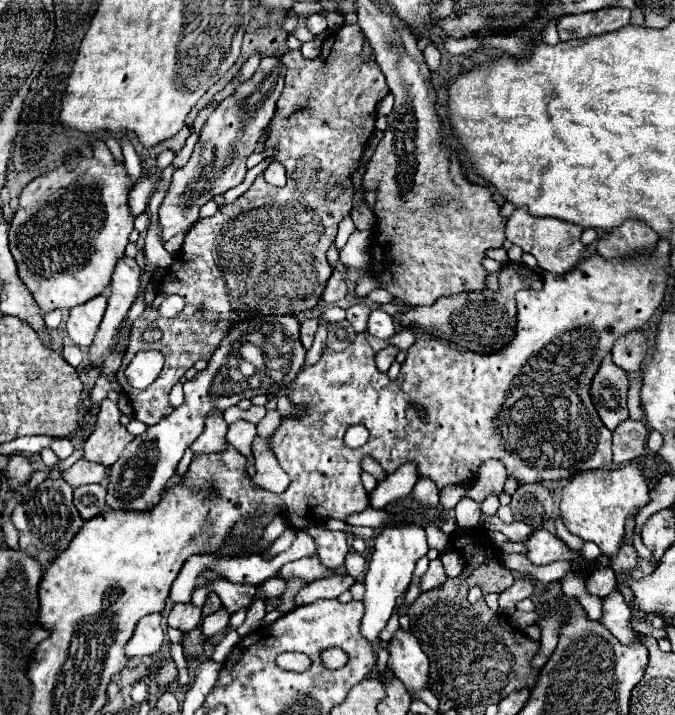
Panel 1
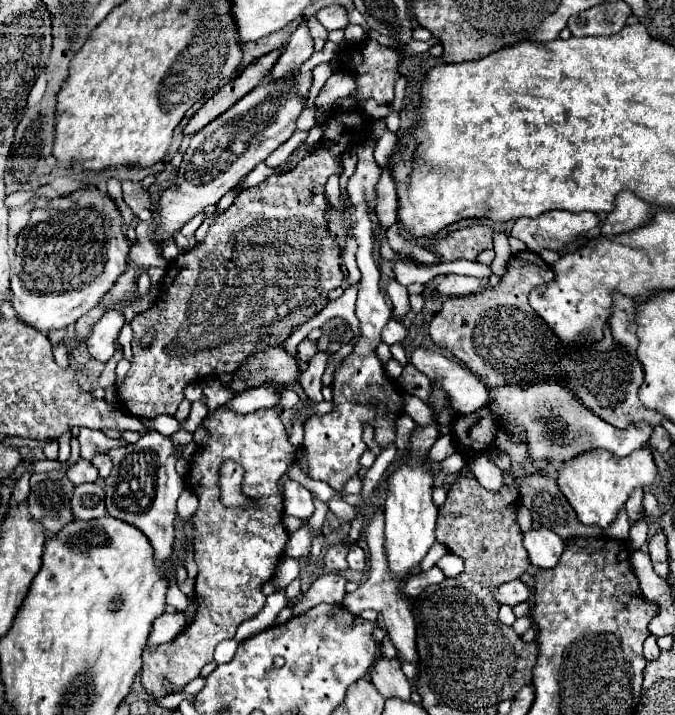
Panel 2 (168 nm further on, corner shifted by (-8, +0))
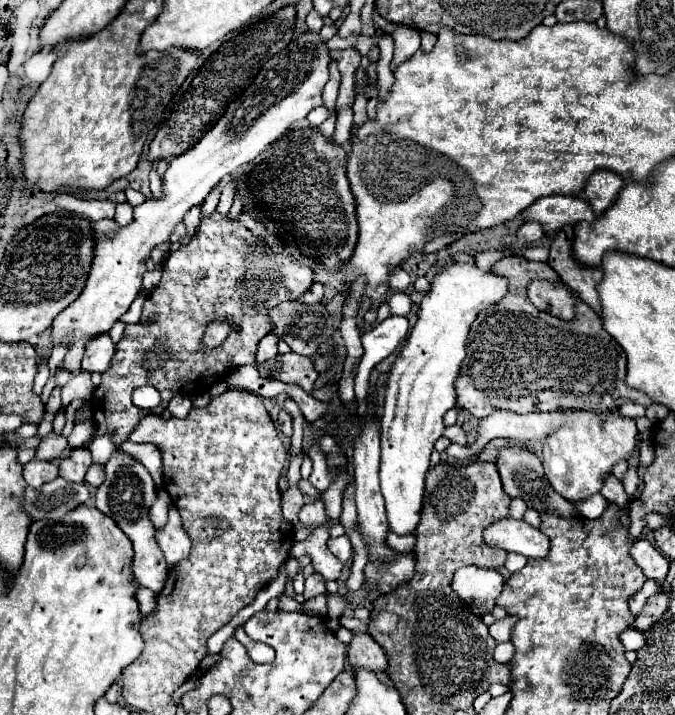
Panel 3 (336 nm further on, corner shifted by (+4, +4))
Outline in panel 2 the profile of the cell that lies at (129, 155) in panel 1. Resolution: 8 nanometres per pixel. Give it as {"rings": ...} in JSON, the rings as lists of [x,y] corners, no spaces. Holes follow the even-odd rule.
{"rings":[[[124,181],[122,183],[124,203],[134,211],[134,215],[142,221],[152,217],[152,195],[142,187],[142,181]]]}

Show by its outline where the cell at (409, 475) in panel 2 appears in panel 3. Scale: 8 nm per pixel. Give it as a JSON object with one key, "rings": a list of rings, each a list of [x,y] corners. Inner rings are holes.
{"rings":[[[474,261],[464,263],[448,263],[430,283],[430,291],[424,295],[418,321],[402,345],[394,365],[390,369],[386,381],[386,399],[384,411],[380,419],[380,439],[382,439],[382,463],[380,463],[380,487],[386,499],[386,513],[388,513],[388,527],[398,535],[414,533],[416,525],[420,523],[422,499],[424,499],[424,477],[430,467],[430,453],[434,449],[436,439],[442,437],[446,425],[444,415],[448,409],[456,405],[456,379],[460,371],[460,363],[466,357],[466,339],[470,333],[470,325],[474,323],[476,315],[494,303],[498,303],[508,293],[508,281],[496,275],[492,269],[480,269]]]}

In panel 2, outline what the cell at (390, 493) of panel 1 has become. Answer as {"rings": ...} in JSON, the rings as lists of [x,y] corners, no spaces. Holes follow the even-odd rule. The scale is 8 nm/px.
{"rings":[[[440,435],[440,439],[436,439],[432,449],[428,451],[428,461],[436,463],[438,457],[446,459],[452,453],[454,453],[454,439],[452,439],[452,435]]]}

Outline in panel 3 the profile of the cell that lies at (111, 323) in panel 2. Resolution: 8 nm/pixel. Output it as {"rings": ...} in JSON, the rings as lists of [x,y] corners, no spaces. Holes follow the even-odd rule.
{"rings":[[[104,333],[88,343],[82,359],[82,369],[90,373],[104,373],[110,367],[114,353],[116,353],[116,345],[112,343],[110,335]]]}

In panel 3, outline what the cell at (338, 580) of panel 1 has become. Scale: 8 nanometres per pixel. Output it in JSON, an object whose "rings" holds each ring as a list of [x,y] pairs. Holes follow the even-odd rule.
{"rings":[[[312,573],[312,575],[308,575],[306,577],[306,589],[304,589],[304,597],[306,599],[312,599],[312,597],[316,597],[316,595],[322,595],[322,593],[326,593],[326,581],[324,581],[324,577],[322,575],[318,575],[318,573]]]}

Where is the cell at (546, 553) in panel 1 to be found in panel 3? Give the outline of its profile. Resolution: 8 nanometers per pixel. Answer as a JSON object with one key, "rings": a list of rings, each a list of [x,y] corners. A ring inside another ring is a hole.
{"rings":[[[512,517],[498,519],[496,523],[488,525],[484,531],[484,541],[490,547],[514,551],[532,559],[540,559],[548,555],[550,549],[550,541],[544,533],[540,533],[526,521]]]}

